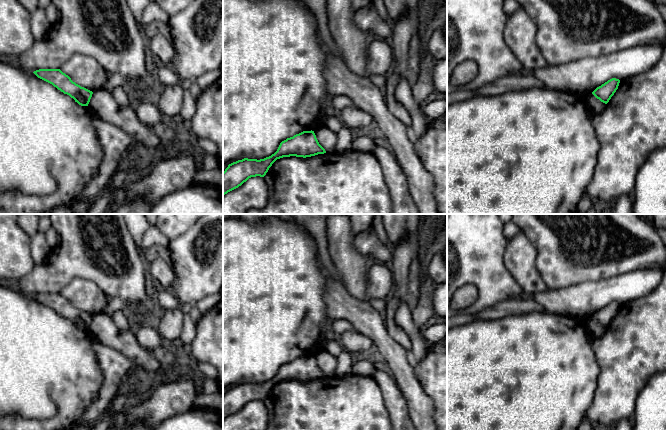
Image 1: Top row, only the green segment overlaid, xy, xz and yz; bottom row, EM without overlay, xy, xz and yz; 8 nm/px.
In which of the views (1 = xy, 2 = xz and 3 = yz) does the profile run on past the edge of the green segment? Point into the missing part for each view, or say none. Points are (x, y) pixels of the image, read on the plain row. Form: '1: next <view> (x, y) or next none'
1: next none
2: next none
3: next none

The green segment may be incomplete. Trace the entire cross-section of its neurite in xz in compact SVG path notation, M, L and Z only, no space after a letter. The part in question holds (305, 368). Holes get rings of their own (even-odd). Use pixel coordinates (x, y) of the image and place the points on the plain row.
M303 355L282 365L277 375L264 383L244 382L228 389L223 396L223 420L251 401L264 401L272 388L283 381L311 381L326 377L314 355Z

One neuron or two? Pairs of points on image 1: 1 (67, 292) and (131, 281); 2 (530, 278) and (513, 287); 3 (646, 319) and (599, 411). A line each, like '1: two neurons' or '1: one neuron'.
1: two neurons
2: two neurons
3: one neuron

